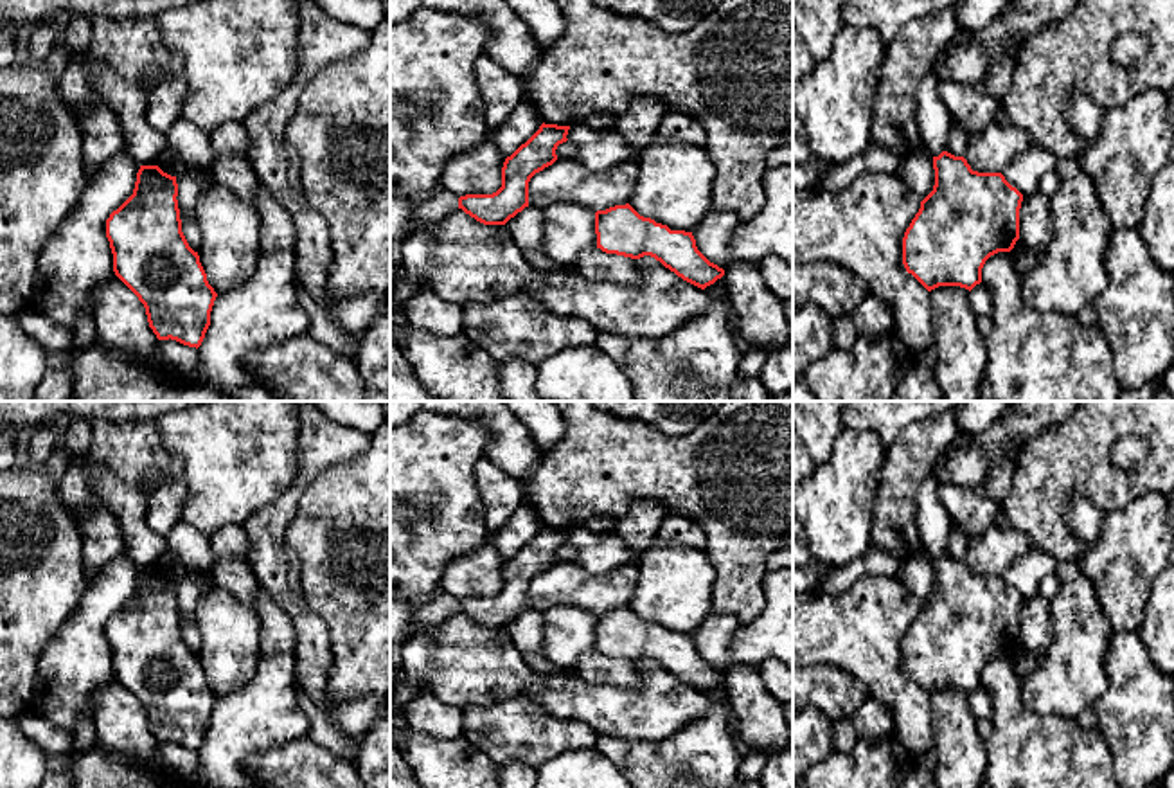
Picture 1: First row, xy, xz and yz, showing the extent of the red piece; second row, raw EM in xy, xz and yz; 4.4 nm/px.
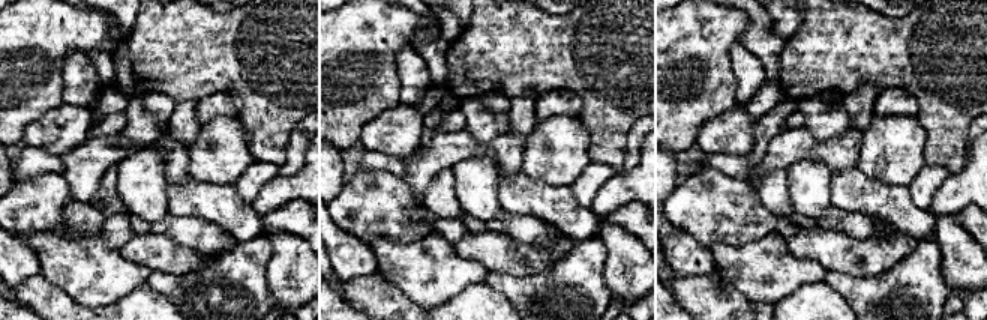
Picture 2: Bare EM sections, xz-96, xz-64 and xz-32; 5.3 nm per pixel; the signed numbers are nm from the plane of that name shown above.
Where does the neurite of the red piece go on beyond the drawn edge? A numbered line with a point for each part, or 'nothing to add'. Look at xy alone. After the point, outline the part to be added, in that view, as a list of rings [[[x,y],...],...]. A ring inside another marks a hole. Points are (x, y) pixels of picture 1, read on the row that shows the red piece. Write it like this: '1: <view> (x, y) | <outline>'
nothing to add

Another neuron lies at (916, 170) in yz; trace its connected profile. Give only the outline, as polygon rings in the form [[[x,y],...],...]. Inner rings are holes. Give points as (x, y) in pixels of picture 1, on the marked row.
[[[913,151],[903,158],[895,175],[913,191],[922,201],[935,185],[933,157],[924,151]]]

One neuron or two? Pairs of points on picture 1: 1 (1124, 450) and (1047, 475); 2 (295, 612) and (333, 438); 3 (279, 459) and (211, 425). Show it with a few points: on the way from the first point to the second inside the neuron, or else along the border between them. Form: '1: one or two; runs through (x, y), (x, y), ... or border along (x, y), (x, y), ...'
1: two; border along (1149, 445), (1135, 466), (1113, 466)
2: one; runs through (277, 569), (275, 517), (302, 481)
3: one; runs through (263, 459), (241, 454), (227, 441)

